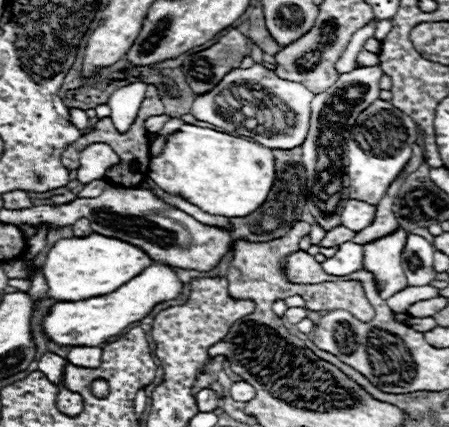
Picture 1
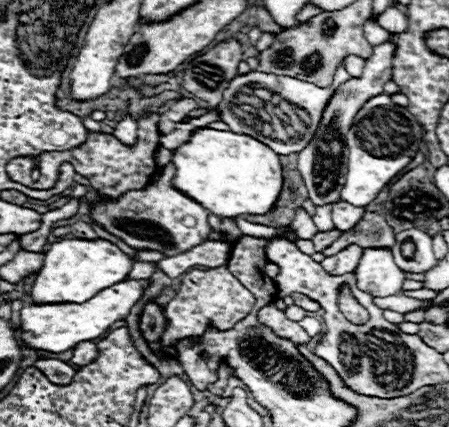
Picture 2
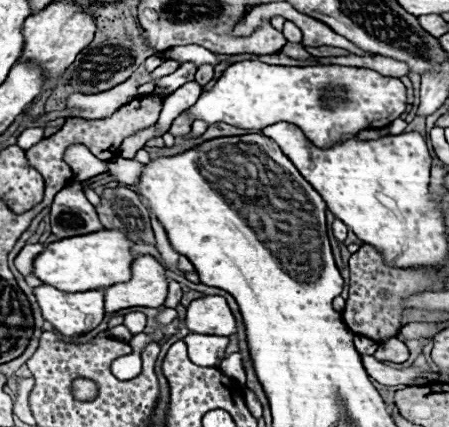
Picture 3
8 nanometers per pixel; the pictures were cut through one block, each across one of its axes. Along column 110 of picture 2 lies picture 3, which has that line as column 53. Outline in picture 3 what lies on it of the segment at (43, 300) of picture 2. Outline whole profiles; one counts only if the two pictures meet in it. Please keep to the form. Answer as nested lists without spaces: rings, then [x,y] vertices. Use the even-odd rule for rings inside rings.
[[[98,230],[98,232],[90,232],[84,236],[72,236],[72,238],[62,238],[58,242],[52,242],[46,246],[46,250],[36,256],[34,260],[34,274],[50,286],[56,286],[62,292],[86,292],[86,290],[96,290],[96,288],[108,288],[114,286],[118,282],[128,282],[130,280],[130,266],[134,262],[134,254],[132,254],[132,246],[136,242],[130,242],[130,238],[126,238],[126,234],[122,234],[120,230]]]

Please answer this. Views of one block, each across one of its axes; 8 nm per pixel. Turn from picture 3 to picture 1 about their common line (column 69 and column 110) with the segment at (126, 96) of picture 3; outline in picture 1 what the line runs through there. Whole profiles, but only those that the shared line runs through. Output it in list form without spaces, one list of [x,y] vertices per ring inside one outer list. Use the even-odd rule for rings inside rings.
[[[136,82],[136,84],[128,84],[120,90],[116,90],[110,96],[110,100],[108,100],[108,106],[112,108],[110,120],[120,134],[128,132],[130,126],[134,124],[140,104],[144,100],[144,94],[146,94],[146,84]]]

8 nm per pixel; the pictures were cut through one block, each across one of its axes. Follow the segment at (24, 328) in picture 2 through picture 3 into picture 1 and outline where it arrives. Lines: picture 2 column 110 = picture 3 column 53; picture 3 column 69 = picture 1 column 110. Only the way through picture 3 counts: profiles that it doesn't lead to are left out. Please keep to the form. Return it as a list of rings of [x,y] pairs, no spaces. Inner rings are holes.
[[[152,264],[118,290],[80,302],[56,302],[42,318],[42,330],[56,346],[100,346],[110,336],[120,334],[132,322],[142,320],[158,302],[172,300],[180,294],[182,282],[166,264]]]

